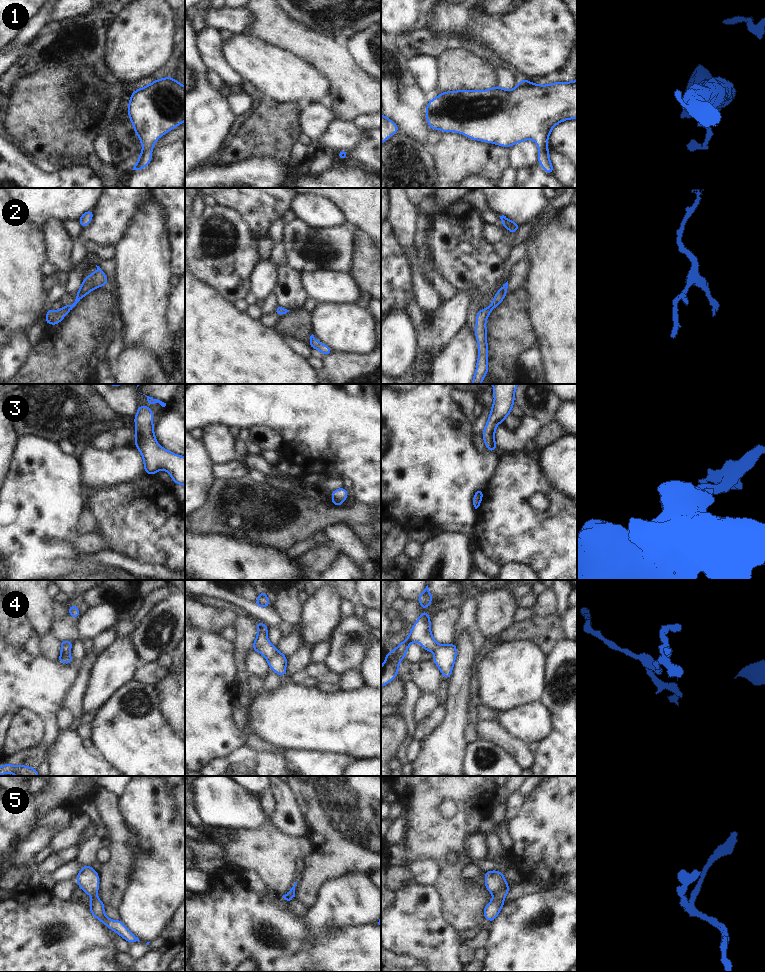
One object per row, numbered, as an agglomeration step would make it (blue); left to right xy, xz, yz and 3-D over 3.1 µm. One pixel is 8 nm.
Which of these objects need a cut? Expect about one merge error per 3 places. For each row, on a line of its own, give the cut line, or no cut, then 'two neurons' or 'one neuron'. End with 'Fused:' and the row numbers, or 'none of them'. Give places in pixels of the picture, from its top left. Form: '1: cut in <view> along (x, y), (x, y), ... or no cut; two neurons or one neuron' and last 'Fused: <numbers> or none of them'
1: no cut; one neuron
2: no cut; one neuron
3: no cut; one neuron
4: no cut; one neuron
5: no cut; one neuron
Fused: none of them

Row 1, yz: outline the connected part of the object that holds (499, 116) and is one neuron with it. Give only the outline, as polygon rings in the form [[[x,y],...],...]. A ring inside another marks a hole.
[[[524,79],[512,90],[497,85],[488,90],[442,92],[429,100],[425,113],[430,129],[441,129],[443,133],[457,132],[473,140],[507,148],[532,139],[538,146],[539,164],[546,173],[554,174],[548,155],[548,137],[558,123],[577,118],[577,79],[548,85],[535,84]]]

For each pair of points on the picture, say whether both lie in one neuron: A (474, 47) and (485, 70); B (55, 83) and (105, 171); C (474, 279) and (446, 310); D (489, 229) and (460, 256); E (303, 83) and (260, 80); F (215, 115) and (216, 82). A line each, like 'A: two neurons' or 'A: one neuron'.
A: two neurons
B: two neurons
C: two neurons
D: two neurons
E: one neuron
F: two neurons

